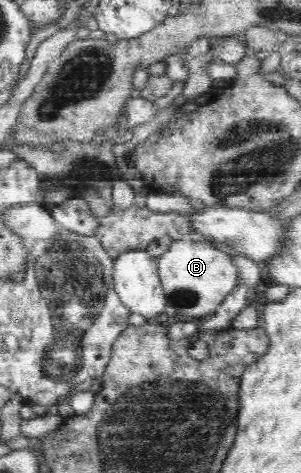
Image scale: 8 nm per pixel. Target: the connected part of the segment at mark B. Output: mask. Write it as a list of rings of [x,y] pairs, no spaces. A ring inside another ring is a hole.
[[[185,237],[172,240],[168,250],[155,258],[158,263],[158,276],[166,293],[168,305],[173,305],[179,321],[207,316],[216,311],[228,293],[241,283],[241,270],[229,255],[223,255],[213,242],[195,242]]]

